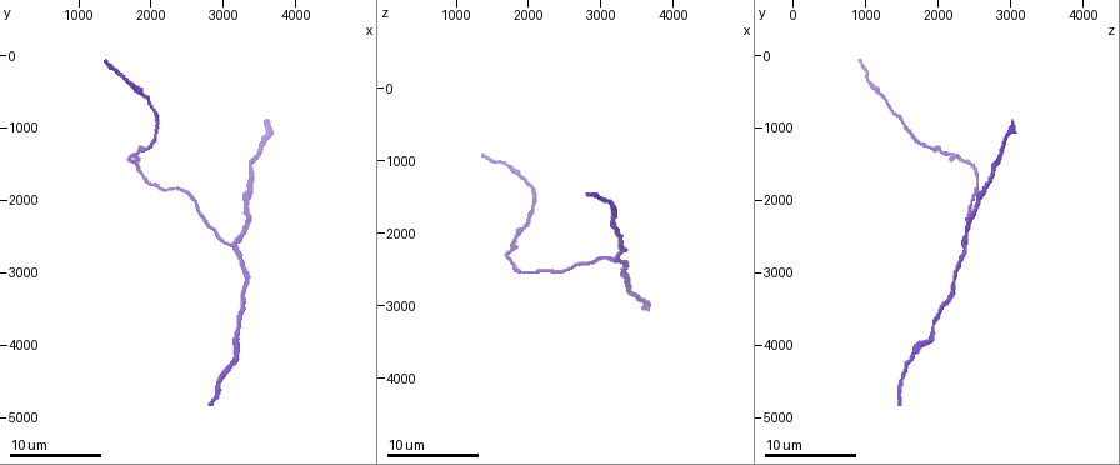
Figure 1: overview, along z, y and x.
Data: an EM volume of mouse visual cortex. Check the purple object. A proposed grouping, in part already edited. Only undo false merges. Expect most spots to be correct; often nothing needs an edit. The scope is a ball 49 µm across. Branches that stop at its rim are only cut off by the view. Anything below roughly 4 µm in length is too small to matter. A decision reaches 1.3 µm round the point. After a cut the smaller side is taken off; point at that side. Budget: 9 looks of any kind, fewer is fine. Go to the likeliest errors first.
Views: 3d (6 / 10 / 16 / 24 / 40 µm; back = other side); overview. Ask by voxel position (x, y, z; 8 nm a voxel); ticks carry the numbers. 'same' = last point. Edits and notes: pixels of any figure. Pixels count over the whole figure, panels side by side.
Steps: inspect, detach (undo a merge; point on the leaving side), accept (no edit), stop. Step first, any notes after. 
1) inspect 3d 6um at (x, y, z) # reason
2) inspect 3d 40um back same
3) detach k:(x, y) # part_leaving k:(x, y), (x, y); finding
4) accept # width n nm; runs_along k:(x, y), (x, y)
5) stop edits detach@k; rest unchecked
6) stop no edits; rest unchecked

inspect 3d 10um at (3150, 2650, 2350) # branch point

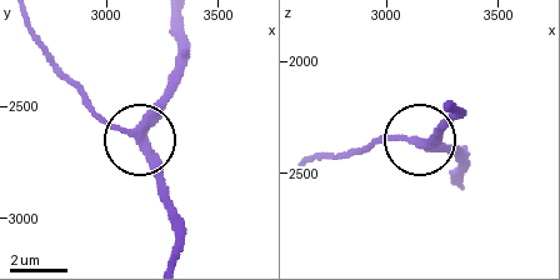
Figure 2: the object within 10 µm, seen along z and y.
inspect 3d 6um at (3160, 2620, 2370)

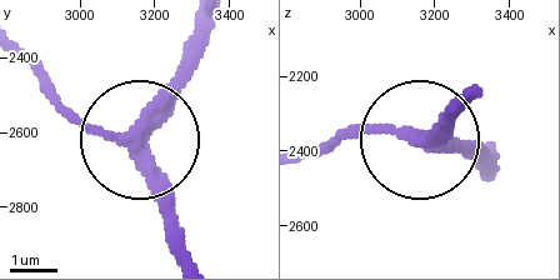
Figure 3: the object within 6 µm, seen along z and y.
accept # width 310 nm; runs_along 3:(31, 70), (91, 126), (135, 134), (150, 94), (194, 50); all the same neuron

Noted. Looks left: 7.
inspect 3d 16um at (2550, 2000, 2500)

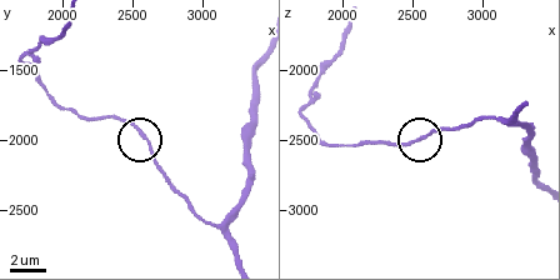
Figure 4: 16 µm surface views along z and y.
inspect 3d 6um at (2560, 1940, 2480) # zoom in

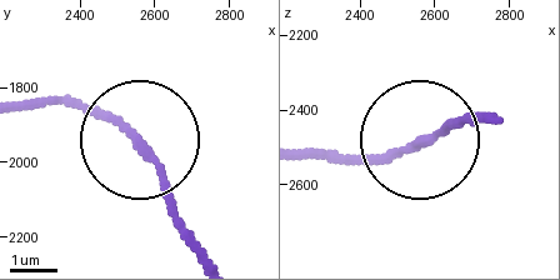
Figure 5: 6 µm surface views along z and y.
accept # runs_along 5:(131, 140), (44, 96); one neuron here

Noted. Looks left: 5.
inspect 3d 10um at (2050, 1100, 1650) # calibre changes

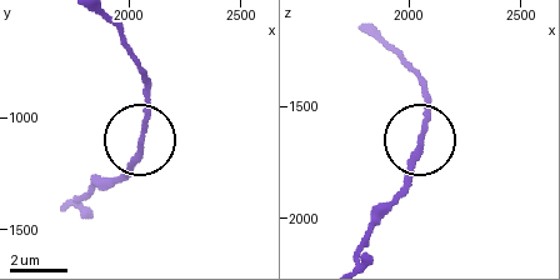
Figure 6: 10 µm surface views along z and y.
accept # width 180 nm; runs_along 6:(78, 196), (115, 180), (133, 159), (144, 123), (144, 68); continuous, no second neuron

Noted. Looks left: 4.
inspect 3d 6um at (1900, 550, 1250) # sudden change in width

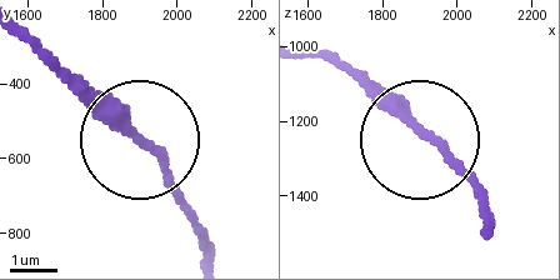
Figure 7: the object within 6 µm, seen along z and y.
inspect 3d 6um back at (1920, 560, 1240) # other side

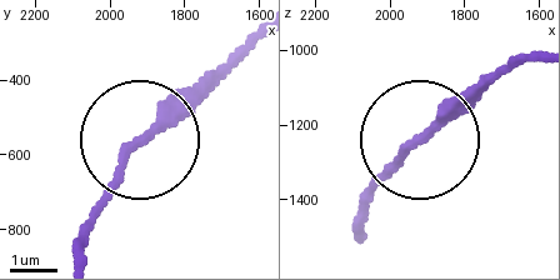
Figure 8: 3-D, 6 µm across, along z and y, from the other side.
accept # runs_along 8:(364, 240), (368, 204), (395, 160), (491, 76); continuous, no second neuron

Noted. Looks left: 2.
stop no edits; rest unchecked

